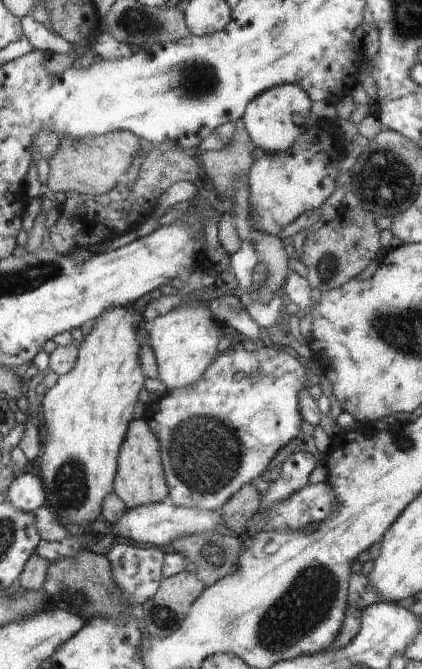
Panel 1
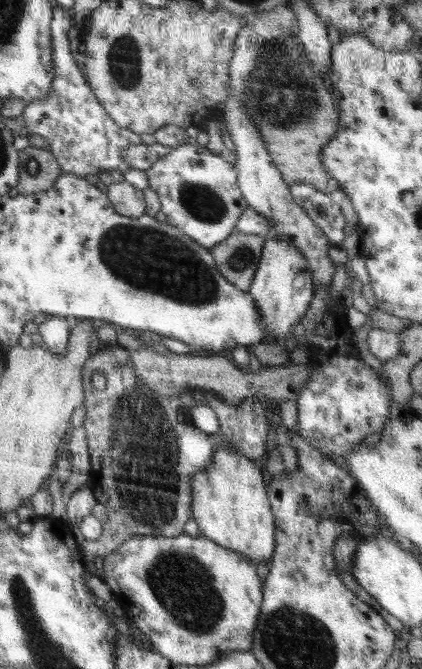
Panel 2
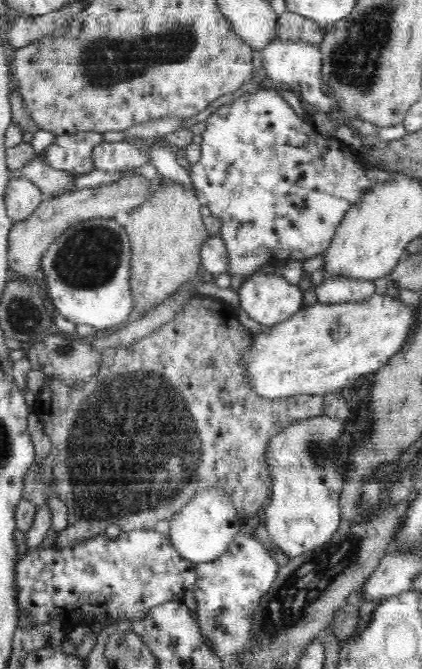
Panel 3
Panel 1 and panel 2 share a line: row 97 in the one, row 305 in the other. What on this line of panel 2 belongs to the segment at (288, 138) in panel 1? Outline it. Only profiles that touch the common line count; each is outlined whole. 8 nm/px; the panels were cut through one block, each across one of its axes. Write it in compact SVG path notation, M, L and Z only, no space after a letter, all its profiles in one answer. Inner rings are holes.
M267 236L264 247L262 249L261 260L256 270L256 275L252 279L252 284L248 290L248 294L254 300L256 310L259 310L260 321L266 327L266 340L264 342L285 339L292 334L292 327L296 325L302 315L306 313L312 301L314 285L312 284L313 275L303 253L288 238L272 238Z

